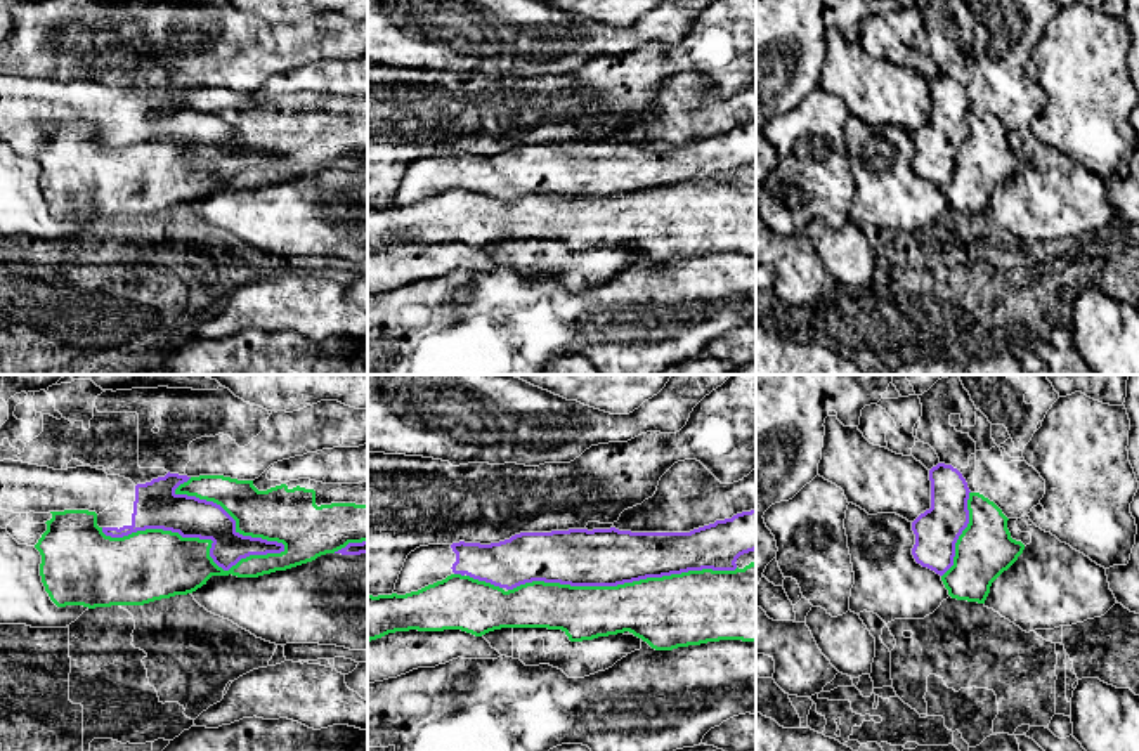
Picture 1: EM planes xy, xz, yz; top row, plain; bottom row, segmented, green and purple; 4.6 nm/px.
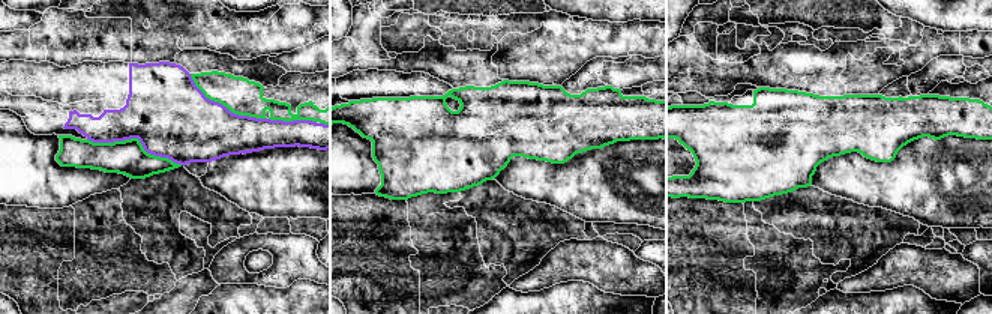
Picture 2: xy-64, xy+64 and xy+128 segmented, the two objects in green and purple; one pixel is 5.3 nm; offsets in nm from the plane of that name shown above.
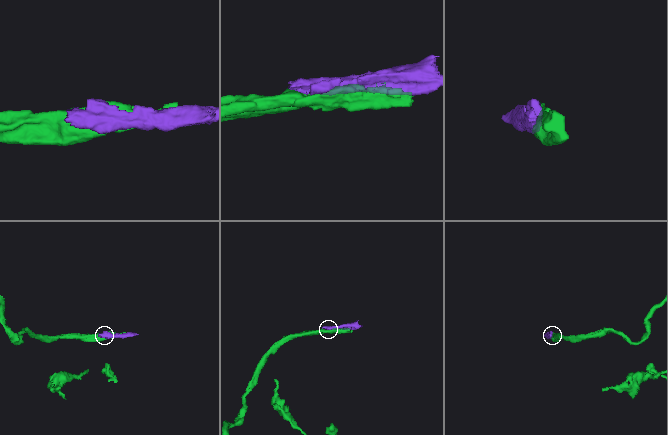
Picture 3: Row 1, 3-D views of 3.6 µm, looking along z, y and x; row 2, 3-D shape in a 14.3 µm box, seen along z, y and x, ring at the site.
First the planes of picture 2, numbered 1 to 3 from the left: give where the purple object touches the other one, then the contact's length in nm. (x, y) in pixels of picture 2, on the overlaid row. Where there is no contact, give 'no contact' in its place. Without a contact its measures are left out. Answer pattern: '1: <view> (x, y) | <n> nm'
1: xy-64 (135, 138) | 500 nm
2: no contact
3: no contact

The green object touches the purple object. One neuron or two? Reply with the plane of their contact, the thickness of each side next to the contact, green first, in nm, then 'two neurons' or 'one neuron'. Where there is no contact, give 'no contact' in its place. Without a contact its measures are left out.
meets green in xy; 320 nm thick on the green side, 190 nm on the other; two neurons

